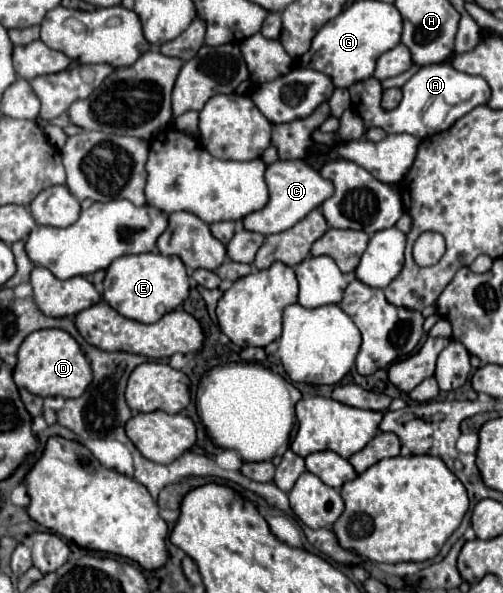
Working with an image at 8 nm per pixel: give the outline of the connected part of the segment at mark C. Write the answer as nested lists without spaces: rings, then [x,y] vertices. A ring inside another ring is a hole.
[[[280,159],[274,161],[266,169],[266,185],[270,189],[268,203],[262,209],[246,215],[242,221],[244,229],[256,231],[262,235],[282,233],[294,227],[300,219],[304,219],[312,209],[322,205],[334,193],[334,185],[328,179],[322,179],[318,171],[306,161],[280,161]]]

